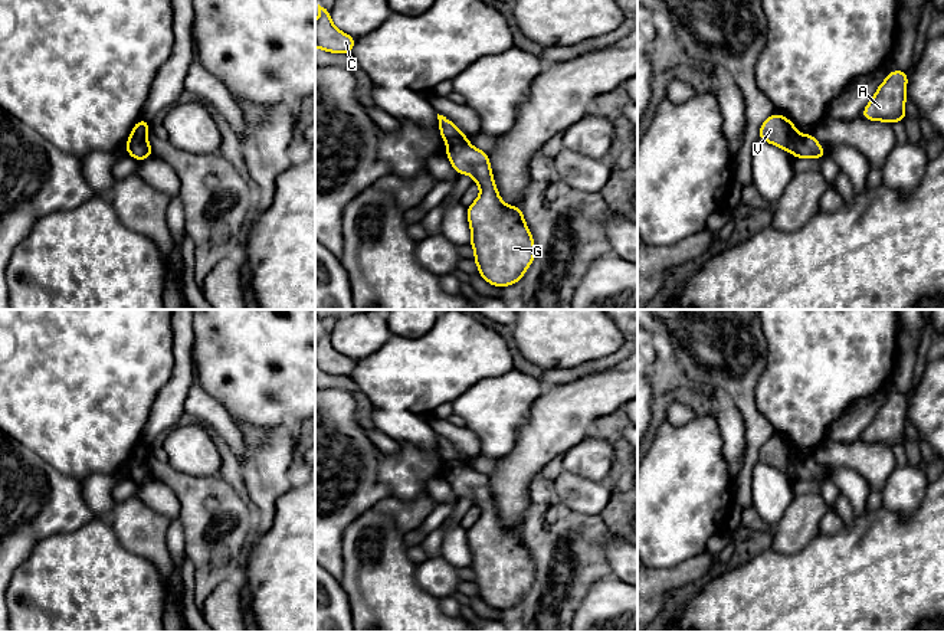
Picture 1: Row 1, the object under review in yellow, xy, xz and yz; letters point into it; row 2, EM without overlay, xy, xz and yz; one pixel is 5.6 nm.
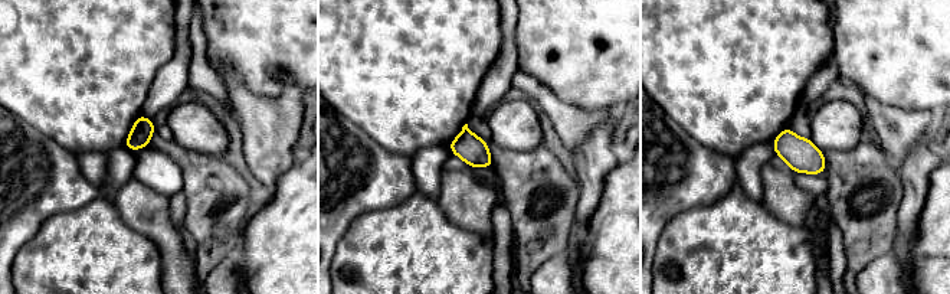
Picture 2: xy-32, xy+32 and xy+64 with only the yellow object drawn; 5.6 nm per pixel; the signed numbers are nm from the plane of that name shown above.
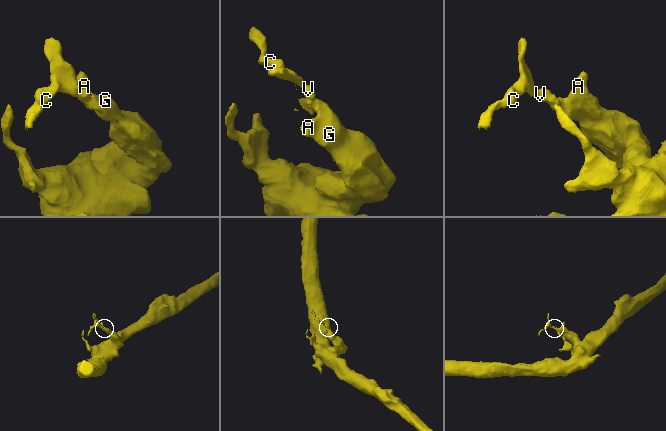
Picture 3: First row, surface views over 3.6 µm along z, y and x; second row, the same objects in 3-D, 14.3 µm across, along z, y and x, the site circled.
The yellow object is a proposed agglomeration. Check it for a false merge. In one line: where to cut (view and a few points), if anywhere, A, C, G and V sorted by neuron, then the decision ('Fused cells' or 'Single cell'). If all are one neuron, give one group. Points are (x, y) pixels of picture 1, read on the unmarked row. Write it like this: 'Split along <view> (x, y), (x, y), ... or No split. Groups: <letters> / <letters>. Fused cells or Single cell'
Split along xy (146, 459), (125, 470). Groups: A G / C V. Fused cells

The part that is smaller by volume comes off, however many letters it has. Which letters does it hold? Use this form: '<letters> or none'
C, V

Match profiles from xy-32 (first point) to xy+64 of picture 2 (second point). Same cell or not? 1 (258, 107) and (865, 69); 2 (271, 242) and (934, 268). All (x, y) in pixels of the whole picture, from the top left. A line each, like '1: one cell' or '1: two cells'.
1: two cells
2: one cell

